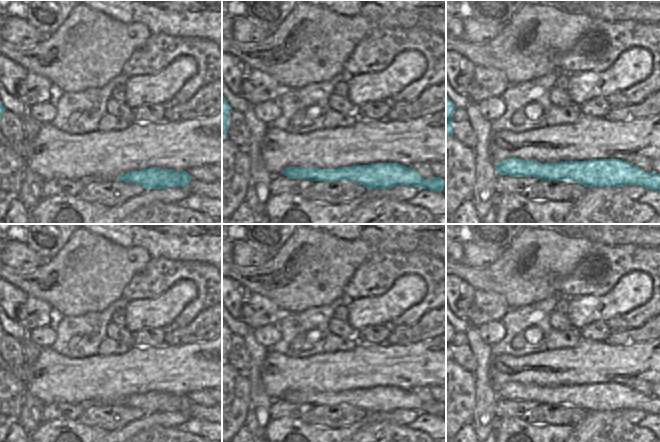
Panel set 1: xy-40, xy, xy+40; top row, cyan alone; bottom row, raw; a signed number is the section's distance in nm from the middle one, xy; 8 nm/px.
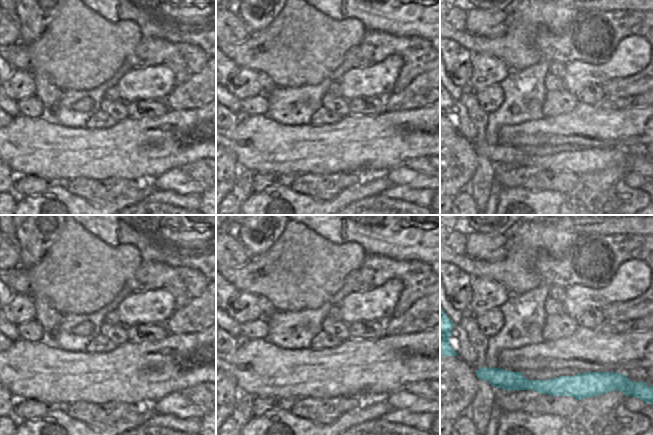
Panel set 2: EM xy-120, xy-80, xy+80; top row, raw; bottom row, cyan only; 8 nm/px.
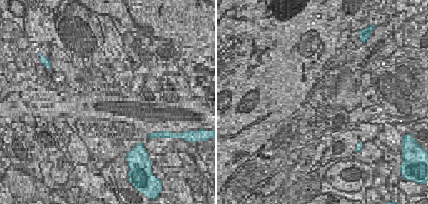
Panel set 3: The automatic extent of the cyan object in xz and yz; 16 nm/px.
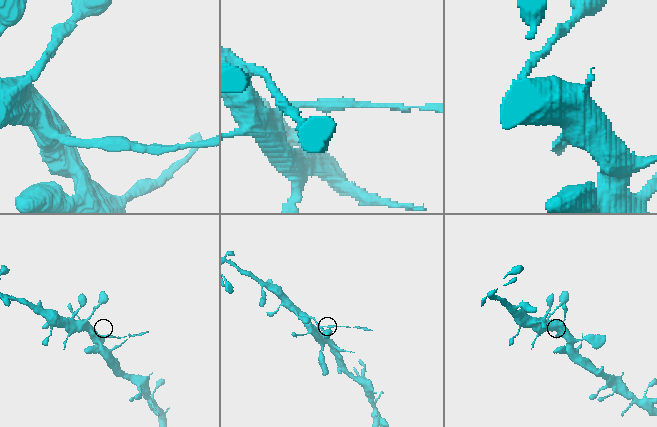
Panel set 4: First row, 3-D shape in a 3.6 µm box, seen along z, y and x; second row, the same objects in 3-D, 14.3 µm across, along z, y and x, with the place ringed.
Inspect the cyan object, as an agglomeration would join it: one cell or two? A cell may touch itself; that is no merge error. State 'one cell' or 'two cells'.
two cells

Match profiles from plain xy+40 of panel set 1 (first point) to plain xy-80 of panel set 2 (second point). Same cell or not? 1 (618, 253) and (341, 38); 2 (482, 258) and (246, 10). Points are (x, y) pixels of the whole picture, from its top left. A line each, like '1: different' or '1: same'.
1: different
2: different

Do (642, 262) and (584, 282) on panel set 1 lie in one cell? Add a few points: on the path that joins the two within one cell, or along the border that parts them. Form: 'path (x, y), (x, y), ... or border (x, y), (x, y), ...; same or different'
path (628, 262), (618, 262), (607, 273), (598, 276); same

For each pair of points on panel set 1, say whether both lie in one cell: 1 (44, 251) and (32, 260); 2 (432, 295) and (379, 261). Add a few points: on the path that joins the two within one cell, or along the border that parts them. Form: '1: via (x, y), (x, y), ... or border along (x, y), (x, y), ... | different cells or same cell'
1: border along (24, 242), (42, 260), (46, 261) | different cells
2: via (430, 278), (415, 263), (396, 263) | same cell

